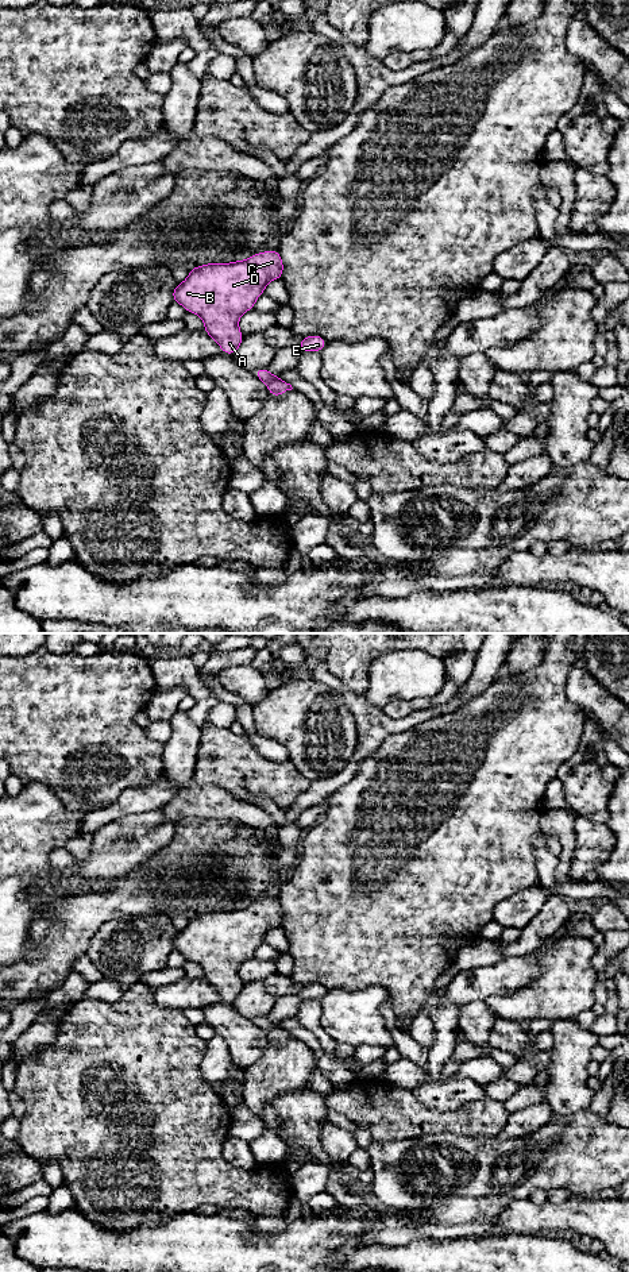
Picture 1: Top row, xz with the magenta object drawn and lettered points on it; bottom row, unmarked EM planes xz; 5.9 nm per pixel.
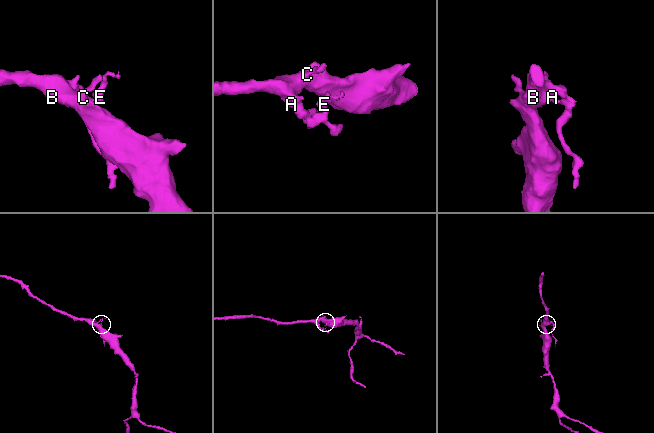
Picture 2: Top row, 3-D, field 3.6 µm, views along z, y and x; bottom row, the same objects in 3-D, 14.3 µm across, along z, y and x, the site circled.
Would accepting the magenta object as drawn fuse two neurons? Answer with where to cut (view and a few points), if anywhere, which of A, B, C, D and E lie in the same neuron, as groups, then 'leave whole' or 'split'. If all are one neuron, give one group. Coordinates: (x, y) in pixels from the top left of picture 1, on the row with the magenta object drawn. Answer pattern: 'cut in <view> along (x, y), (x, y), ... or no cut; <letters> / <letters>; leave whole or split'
no cut; A B C D E; leave whole

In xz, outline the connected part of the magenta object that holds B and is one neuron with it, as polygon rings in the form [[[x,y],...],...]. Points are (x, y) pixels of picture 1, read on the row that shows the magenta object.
[[[262,251],[244,261],[212,262],[190,267],[188,278],[182,284],[177,284],[171,297],[186,312],[197,313],[204,321],[204,331],[220,346],[221,351],[234,355],[244,339],[239,328],[240,316],[254,309],[255,301],[265,293],[266,285],[282,278],[282,274],[283,262],[279,251]]]

